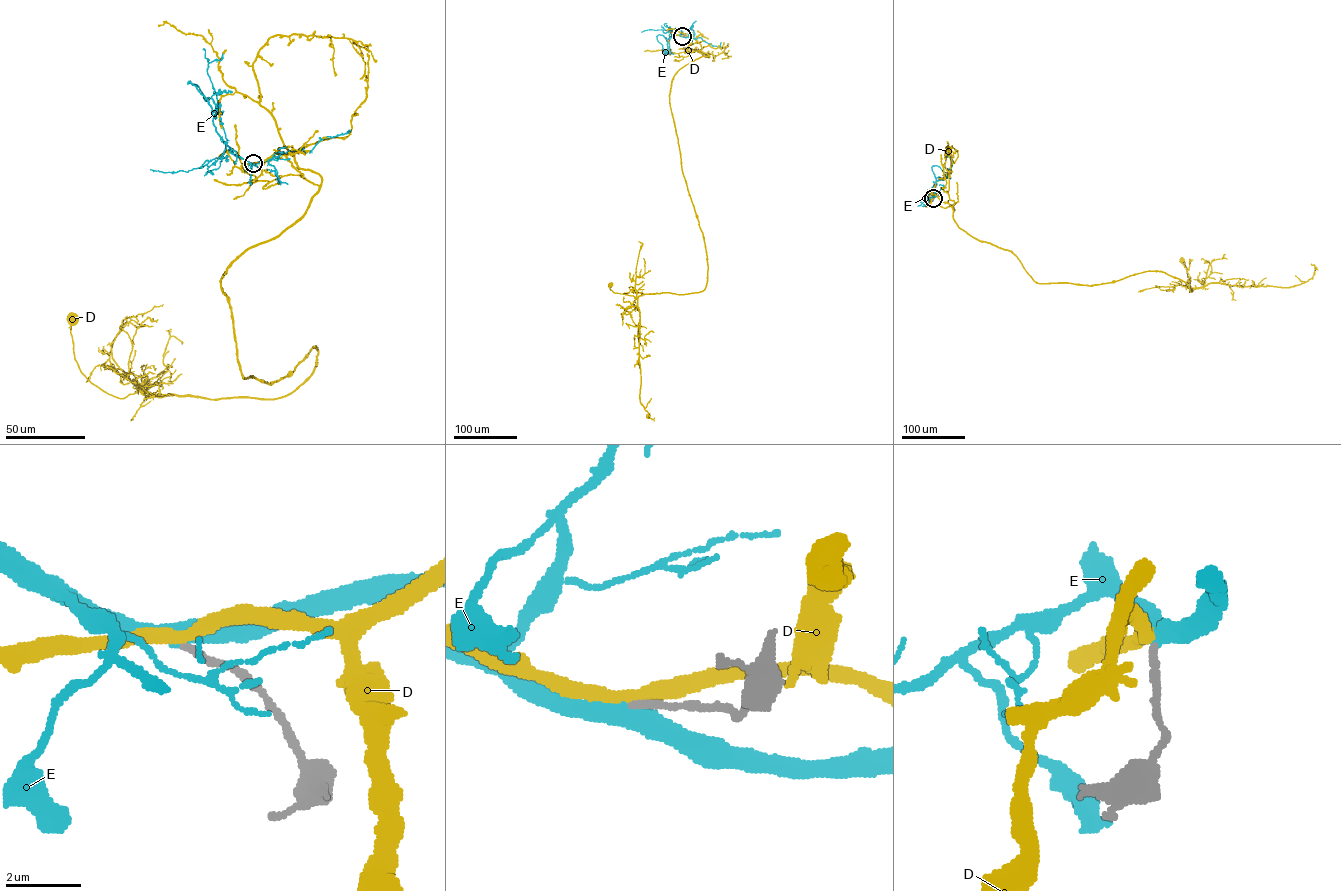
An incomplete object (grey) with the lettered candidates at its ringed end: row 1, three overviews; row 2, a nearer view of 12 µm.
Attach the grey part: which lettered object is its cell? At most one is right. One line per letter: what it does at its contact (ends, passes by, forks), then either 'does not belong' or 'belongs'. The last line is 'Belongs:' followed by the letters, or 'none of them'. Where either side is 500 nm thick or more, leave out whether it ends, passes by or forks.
D: it passes by | does not belong
E: it passes by | belongs
Belongs: E

